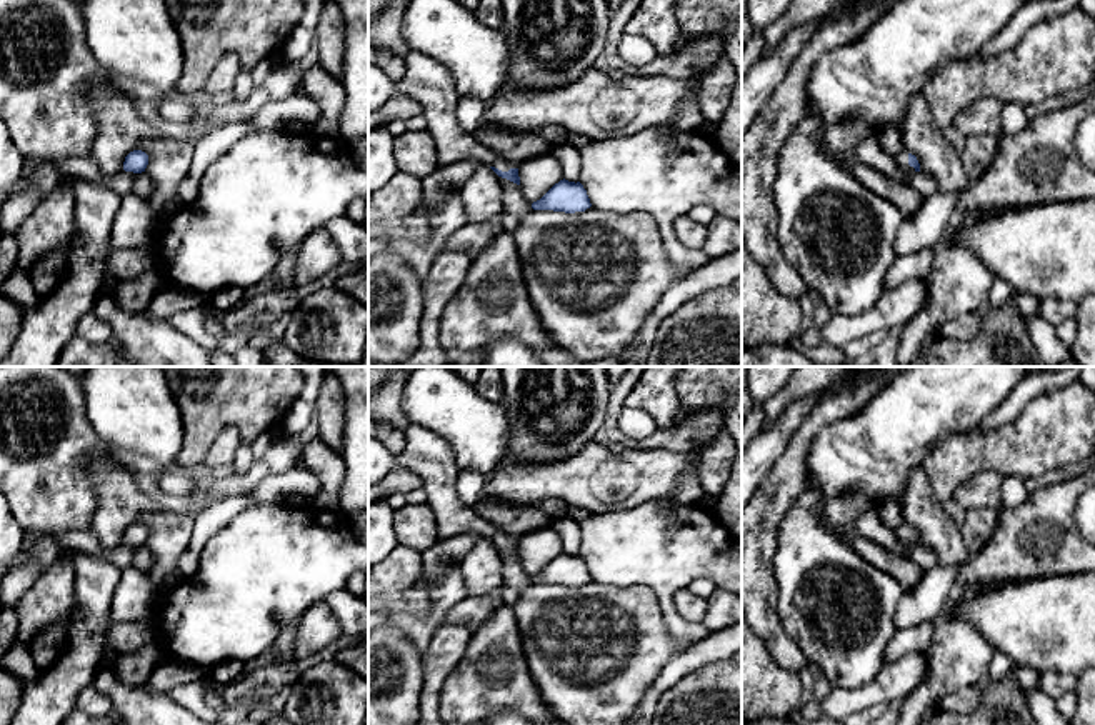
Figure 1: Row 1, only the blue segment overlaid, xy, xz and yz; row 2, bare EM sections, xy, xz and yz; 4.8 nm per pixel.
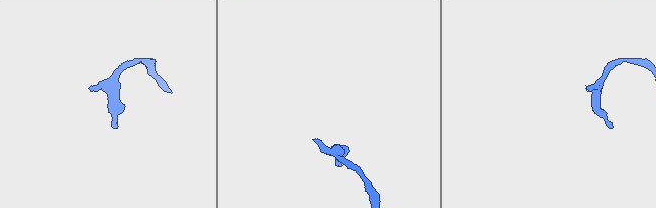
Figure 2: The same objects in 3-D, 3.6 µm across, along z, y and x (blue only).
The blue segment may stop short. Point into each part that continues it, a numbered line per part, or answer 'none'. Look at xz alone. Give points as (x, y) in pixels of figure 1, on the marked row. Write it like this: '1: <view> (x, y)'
1: xz (432, 85)

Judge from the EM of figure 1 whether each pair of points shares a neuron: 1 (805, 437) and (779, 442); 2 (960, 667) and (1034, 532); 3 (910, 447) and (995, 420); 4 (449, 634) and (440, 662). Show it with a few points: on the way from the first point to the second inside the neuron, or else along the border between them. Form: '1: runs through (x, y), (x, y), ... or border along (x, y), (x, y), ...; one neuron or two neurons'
1: border along (812, 407), (769, 474); two neurons
2: runs through (949, 629), (954, 595), (977, 572), (995, 564); one neuron
3: border along (1004, 400), (969, 430); two neurons
4: runs through (449, 640), (444, 655); one neuron

